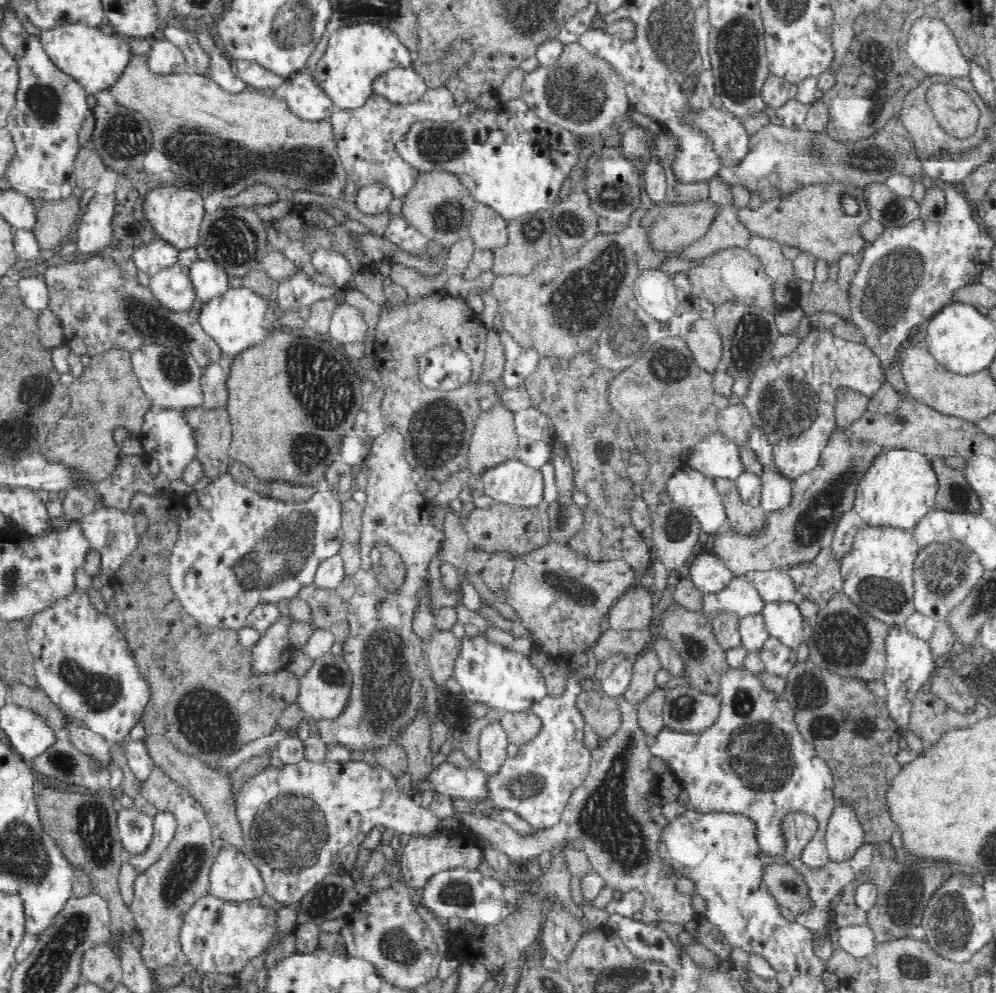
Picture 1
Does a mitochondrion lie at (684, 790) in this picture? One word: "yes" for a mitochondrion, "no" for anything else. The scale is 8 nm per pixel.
no

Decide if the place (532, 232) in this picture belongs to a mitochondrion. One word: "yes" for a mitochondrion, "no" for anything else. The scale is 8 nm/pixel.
yes

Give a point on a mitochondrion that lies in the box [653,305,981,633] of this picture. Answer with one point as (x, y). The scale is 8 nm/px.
(789, 406)

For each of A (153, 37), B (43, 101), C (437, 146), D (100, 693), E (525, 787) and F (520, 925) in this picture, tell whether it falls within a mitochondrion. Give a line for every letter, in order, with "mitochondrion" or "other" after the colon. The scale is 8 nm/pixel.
A: other
B: mitochondrion
C: mitochondrion
D: mitochondrion
E: mitochondrion
F: other

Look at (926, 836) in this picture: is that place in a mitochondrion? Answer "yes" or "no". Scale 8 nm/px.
no

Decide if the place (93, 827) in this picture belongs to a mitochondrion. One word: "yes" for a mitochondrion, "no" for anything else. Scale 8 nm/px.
yes

